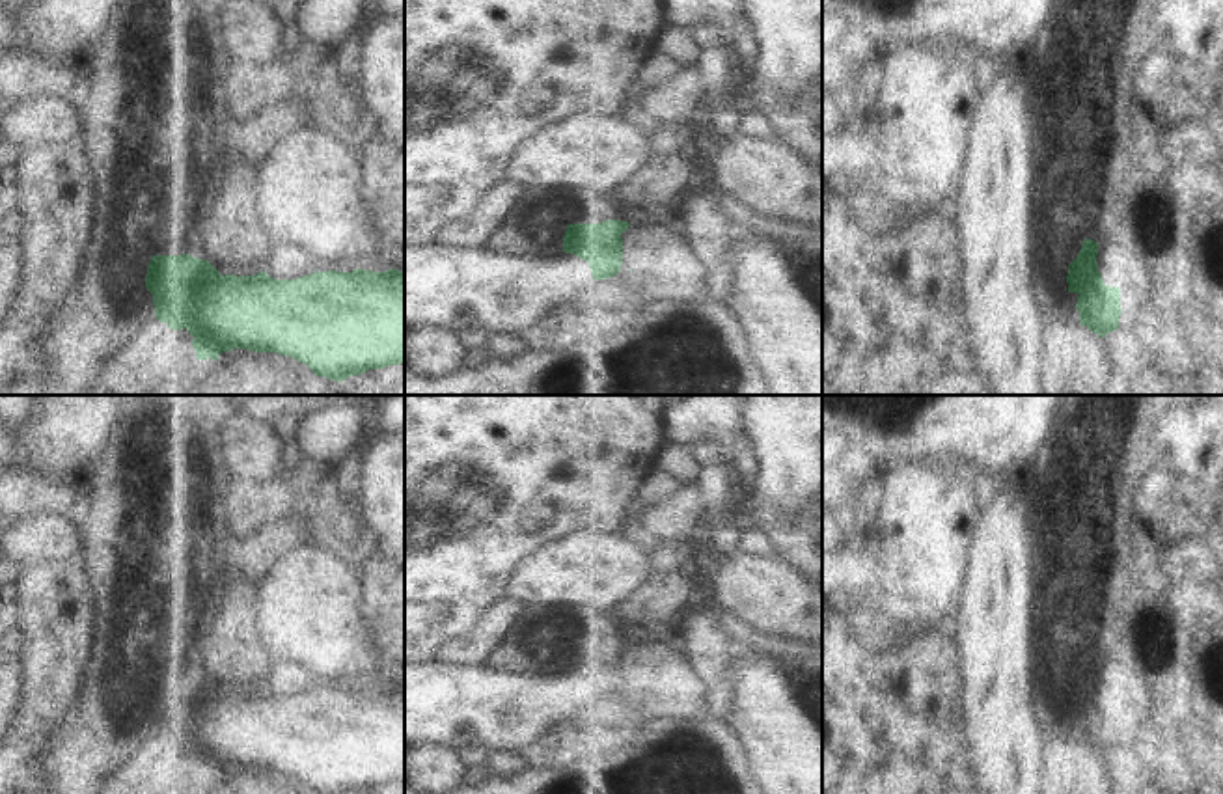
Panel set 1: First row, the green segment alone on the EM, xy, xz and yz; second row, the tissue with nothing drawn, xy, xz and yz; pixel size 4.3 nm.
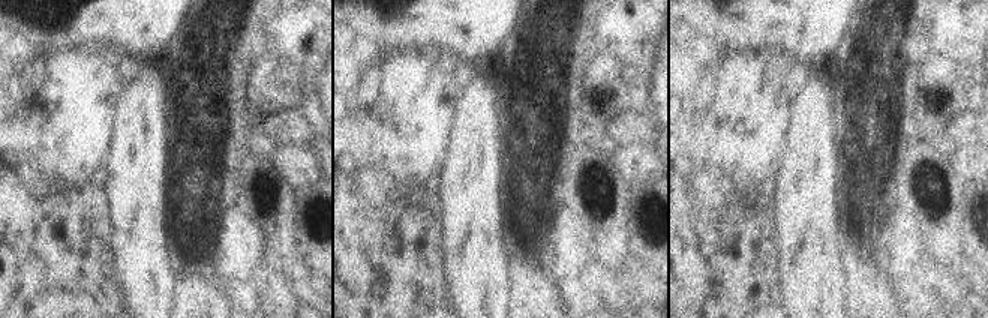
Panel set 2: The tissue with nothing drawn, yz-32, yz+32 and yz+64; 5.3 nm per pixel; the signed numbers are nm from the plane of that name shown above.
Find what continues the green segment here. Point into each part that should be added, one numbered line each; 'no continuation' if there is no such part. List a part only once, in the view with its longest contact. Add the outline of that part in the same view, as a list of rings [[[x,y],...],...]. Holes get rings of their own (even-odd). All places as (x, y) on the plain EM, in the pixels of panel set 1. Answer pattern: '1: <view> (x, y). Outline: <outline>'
1: yz (1147, 725). Outline: [[[1089,656],[1098,662],[1096,680],[1104,701],[1120,706],[1119,760],[1143,764],[1150,753],[1176,753],[1173,710],[1120,660]]]

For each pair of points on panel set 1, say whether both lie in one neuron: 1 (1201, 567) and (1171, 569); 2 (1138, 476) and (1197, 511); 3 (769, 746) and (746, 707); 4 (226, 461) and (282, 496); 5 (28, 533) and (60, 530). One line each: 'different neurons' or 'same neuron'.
1: same neuron
2: same neuron
3: same neuron
4: different neurons
5: same neuron

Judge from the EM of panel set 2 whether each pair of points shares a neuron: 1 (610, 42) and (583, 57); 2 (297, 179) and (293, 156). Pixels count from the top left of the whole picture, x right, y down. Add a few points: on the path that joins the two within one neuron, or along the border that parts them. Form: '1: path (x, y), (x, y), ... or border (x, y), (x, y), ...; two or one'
1: border (588, 44), (595, 48), (618, 51); two
2: path (297, 173), (294, 162); one

